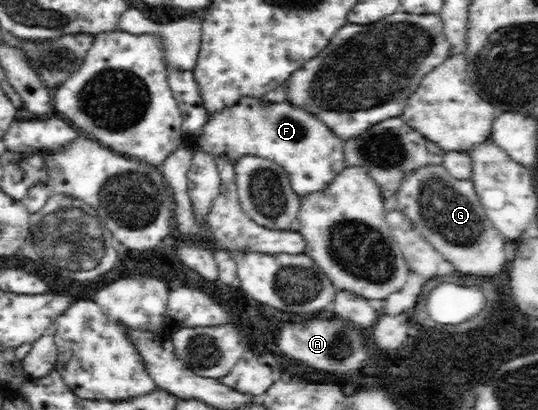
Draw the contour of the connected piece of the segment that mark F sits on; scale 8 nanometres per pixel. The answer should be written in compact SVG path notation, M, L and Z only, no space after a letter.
M243 97L236 105L214 112L208 123L201 128L196 136L187 139L186 145L192 145L192 154L196 150L208 153L213 158L226 157L232 165L236 165L246 156L254 156L272 160L285 170L292 190L300 197L324 190L344 170L345 141L334 136L330 129L318 122L314 114L306 113L304 108L294 108L290 102L276 105L262 105L256 97Z

